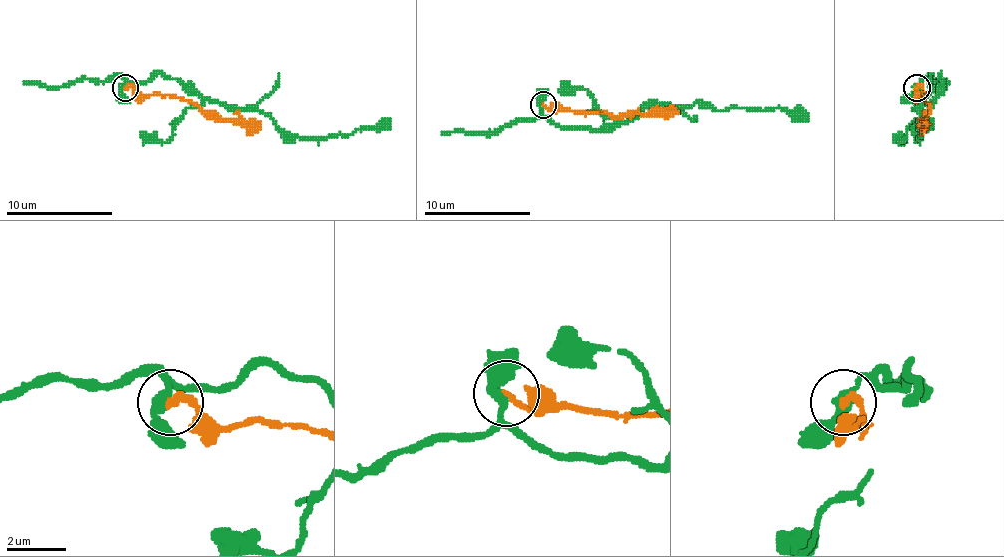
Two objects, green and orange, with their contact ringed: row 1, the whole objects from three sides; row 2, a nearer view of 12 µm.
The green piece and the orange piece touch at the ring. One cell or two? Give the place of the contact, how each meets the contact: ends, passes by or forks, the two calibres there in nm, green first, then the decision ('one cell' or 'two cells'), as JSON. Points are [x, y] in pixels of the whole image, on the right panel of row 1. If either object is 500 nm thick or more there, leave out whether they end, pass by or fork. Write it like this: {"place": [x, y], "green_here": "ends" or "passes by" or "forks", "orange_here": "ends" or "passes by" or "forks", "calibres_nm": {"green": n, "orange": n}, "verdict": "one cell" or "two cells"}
{"place": [917, 87], "green_here": "passes by", "orange_here": "ends", "calibres_nm": {"green": 320, "orange": 200}, "verdict": "two cells"}

